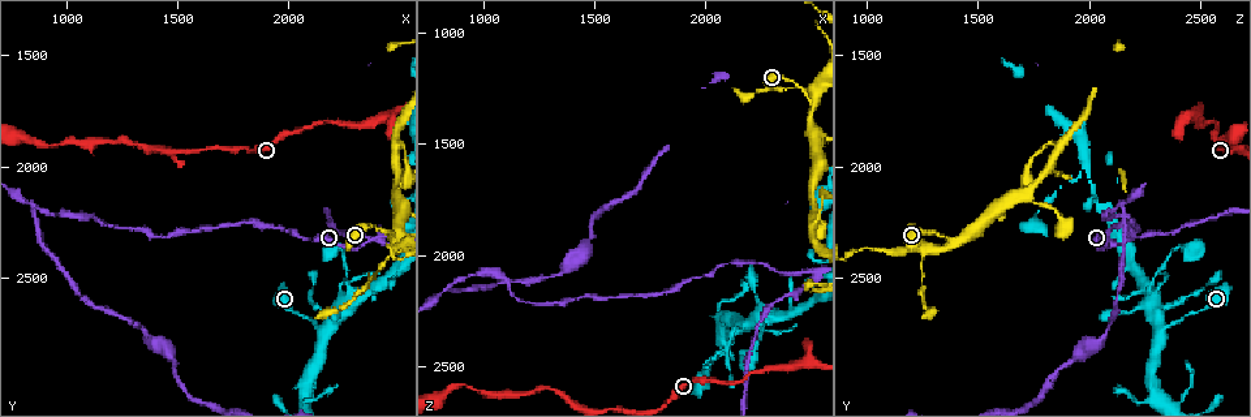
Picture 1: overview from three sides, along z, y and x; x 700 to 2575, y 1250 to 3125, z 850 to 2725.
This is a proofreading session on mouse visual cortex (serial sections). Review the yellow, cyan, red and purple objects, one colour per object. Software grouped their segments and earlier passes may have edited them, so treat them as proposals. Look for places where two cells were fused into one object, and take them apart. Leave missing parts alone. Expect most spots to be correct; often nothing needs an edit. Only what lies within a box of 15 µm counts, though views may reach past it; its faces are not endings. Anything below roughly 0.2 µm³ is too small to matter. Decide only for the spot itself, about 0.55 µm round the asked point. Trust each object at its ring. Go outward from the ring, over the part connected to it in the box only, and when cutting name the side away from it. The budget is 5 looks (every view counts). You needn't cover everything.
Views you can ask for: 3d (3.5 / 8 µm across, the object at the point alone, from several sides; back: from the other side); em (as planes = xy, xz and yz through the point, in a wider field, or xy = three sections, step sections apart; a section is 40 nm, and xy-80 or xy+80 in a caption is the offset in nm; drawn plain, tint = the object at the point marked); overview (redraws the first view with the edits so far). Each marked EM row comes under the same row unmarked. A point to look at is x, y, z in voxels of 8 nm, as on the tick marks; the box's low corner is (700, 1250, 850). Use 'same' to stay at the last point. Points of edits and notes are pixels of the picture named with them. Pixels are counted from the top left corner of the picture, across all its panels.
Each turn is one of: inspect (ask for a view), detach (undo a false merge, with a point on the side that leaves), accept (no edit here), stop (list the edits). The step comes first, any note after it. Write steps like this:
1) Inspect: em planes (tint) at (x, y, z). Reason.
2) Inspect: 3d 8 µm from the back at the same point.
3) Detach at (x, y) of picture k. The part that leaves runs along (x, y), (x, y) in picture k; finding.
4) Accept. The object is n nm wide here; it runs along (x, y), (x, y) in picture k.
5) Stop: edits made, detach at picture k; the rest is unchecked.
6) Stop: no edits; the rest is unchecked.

Inspect: 3d 3.5 µm at (2470, 1920, 1860). Abrupt turn.

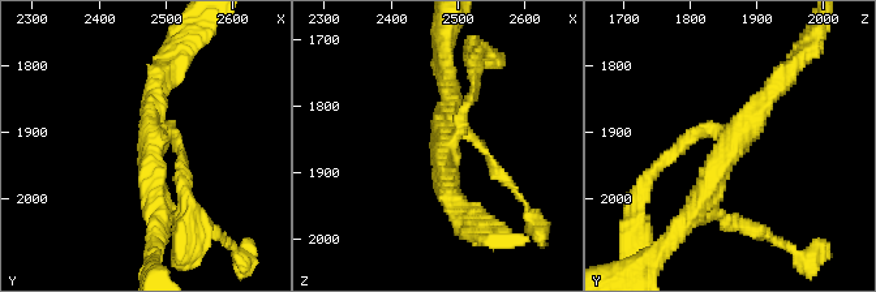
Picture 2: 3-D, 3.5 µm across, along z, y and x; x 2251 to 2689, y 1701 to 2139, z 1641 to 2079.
Inspect: em xy step 2 (tint) at (2480, 1920, 1860). 3 arms meet here; the arms are 150, 250, 300 nm wide.

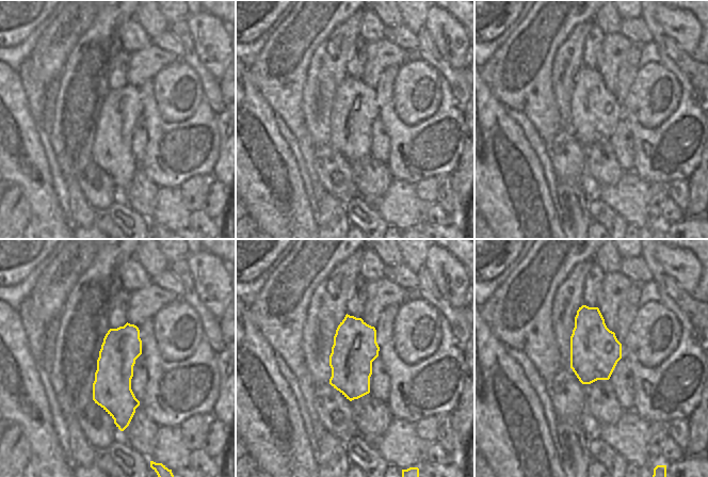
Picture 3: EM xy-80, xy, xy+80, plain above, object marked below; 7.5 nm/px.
Accept. It runs along (685, 224), (721, 157), (785, 77) in picture 2; all the same cell.

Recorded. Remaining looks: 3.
Inspect: 3d 8 µm at (860, 2180, 2130). Sharp bend.

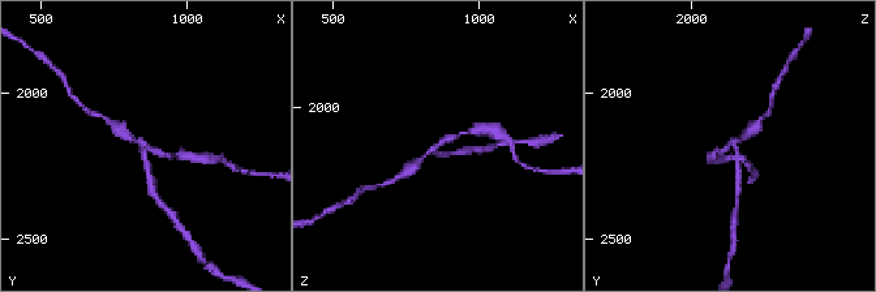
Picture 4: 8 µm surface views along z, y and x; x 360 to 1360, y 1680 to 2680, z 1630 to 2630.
Inspect: 3d 3.5 µm at (860, 2180, 2140). Closer look.

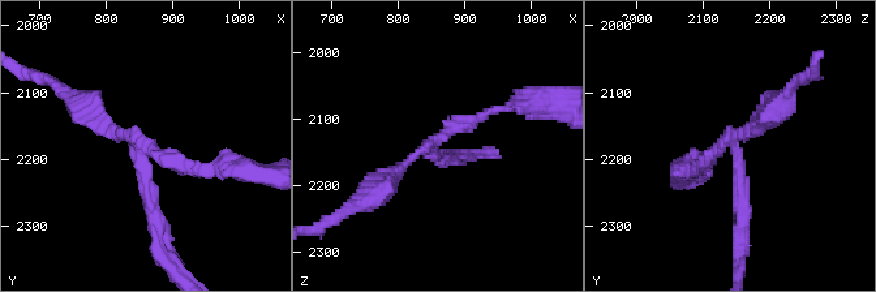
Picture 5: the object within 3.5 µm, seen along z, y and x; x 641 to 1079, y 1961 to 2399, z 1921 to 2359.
Inspect: em planes (tint) at (860, 2180, 2130). 3 arms meet here; the arms are 100, 200, 200 nm wide.

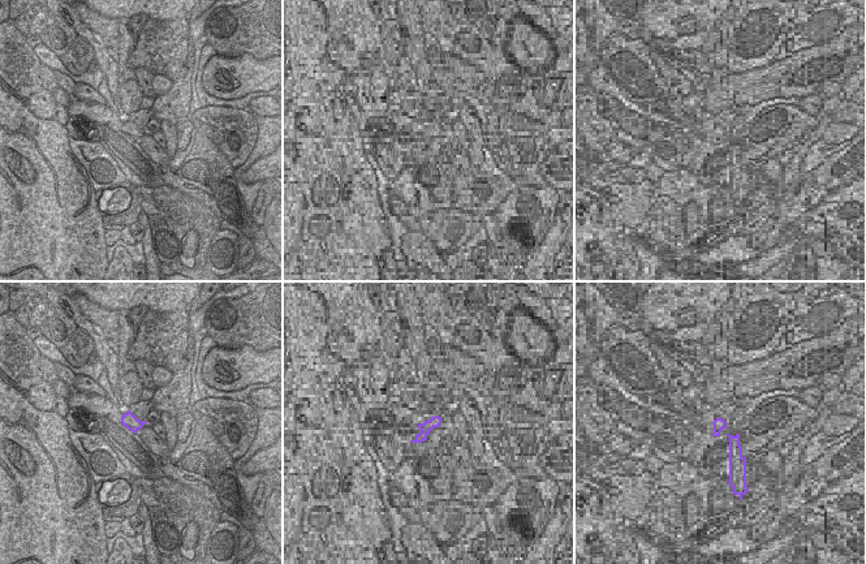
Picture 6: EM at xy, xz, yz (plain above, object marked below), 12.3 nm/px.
Detach at (738, 193) of picture 5. The part that leaves runs along (734, 151), (741, 180), (738, 271) in picture 5; two cells meet here.

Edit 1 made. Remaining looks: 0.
Stop: edits made, detach at picture 5; the rest is unchecked.

